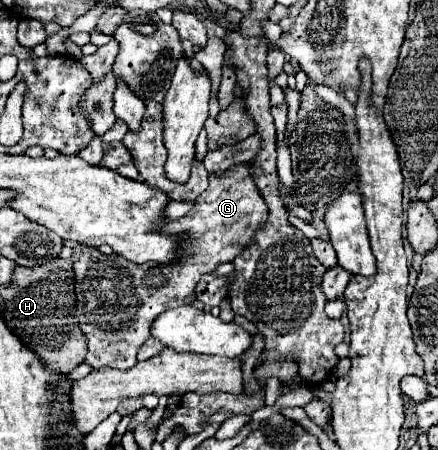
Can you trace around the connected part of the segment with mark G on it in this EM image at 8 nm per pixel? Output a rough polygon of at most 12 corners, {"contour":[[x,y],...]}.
{"contour":[[237,163],[209,175],[179,263],[73,249],[87,363],[129,369],[167,309],[233,261],[269,209]]}

